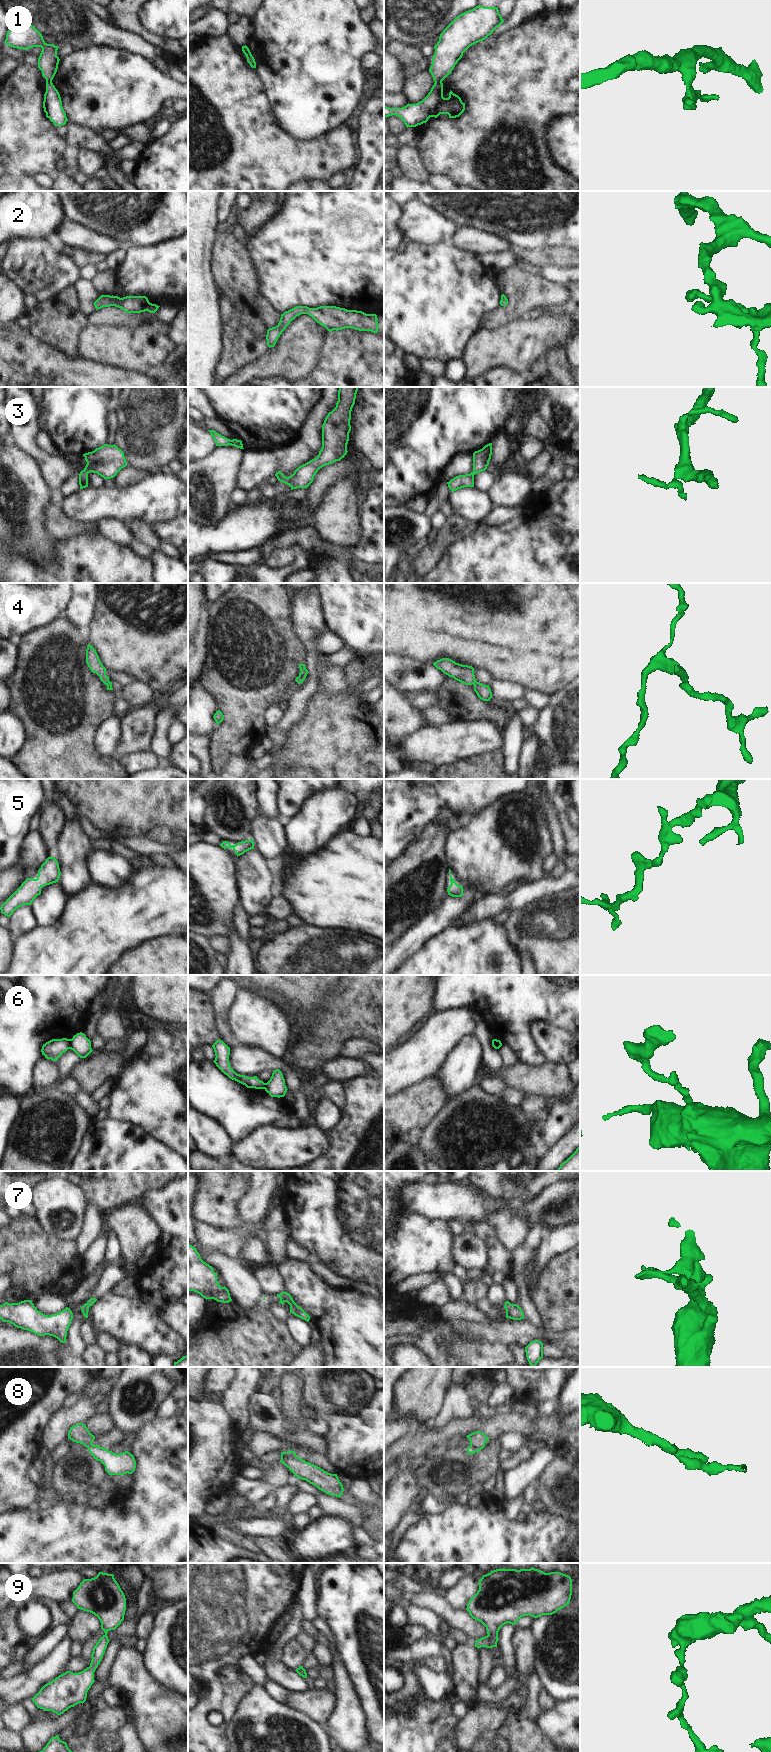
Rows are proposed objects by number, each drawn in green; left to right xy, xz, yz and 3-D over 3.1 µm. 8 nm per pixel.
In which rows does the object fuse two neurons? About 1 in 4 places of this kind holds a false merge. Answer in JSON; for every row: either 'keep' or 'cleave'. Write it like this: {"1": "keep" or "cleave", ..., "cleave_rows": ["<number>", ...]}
{"1": "cleave", "2": "keep", "3": "keep", "4": "keep", "5": "keep", "6": "cleave", "7": "keep", "8": "cleave", "9": "keep", "cleave_rows": ["1", "6", "8"]}

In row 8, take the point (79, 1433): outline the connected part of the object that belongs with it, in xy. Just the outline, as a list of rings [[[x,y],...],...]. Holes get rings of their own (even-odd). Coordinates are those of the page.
[[[78,1423],[70,1428],[68,1439],[83,1444],[85,1447],[90,1449],[93,1446],[92,1442],[94,1441],[95,1436],[90,1433],[85,1424]]]

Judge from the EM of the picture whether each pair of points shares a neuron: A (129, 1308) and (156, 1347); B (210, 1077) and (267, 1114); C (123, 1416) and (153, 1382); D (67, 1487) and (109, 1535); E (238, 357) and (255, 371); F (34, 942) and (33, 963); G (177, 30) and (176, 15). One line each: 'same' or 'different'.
A: same
B: same
C: same
D: different
E: different
F: same
G: same

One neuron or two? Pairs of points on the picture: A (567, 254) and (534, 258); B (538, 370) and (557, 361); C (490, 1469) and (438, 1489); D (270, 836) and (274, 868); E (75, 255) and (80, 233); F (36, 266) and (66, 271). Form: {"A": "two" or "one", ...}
{"A": "one", "B": "two", "C": "one", "D": "one", "E": "two", "F": "one"}

